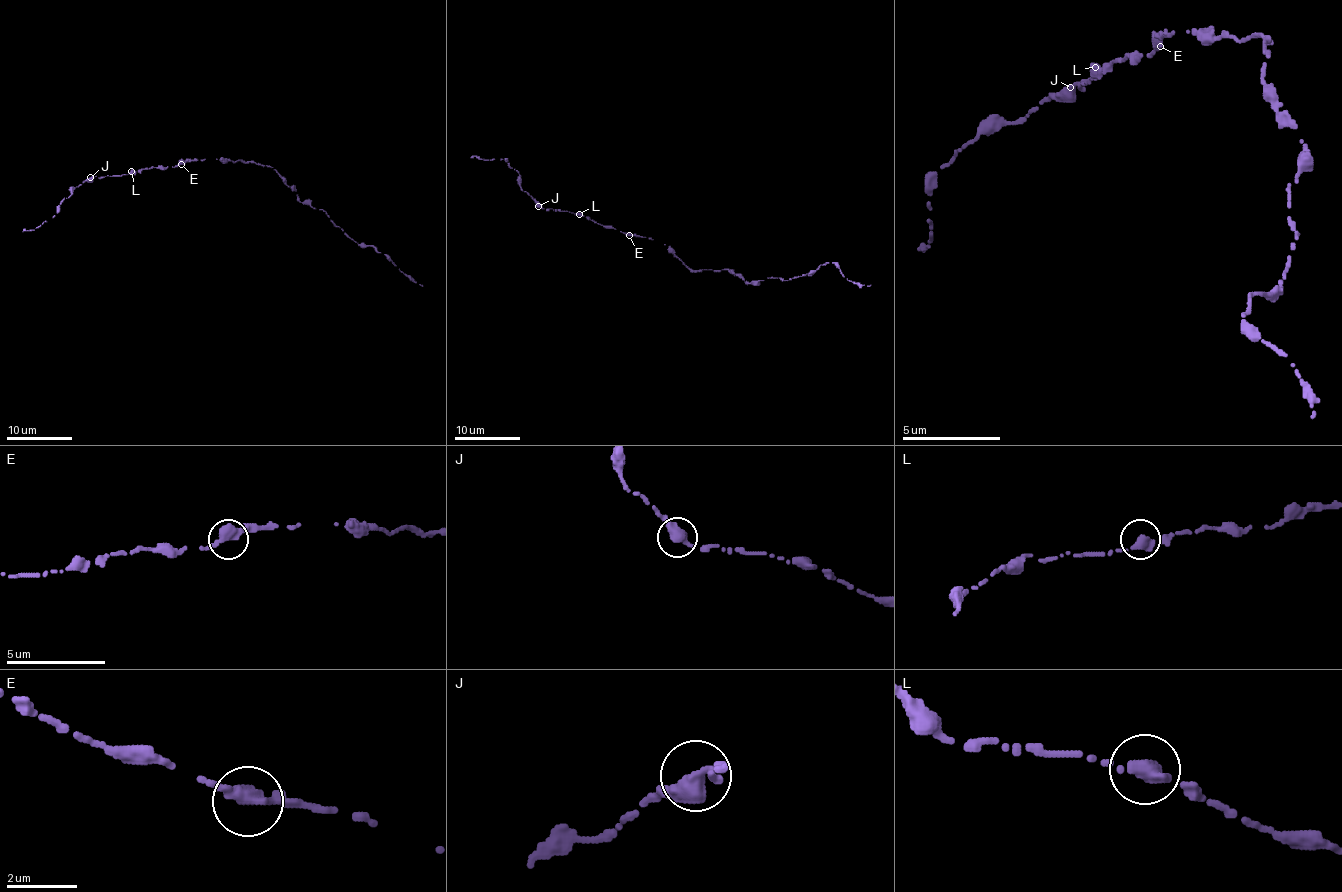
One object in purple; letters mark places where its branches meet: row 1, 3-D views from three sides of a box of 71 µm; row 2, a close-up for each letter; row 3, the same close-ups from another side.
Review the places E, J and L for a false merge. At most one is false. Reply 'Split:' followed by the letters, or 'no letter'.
Split: no letter

